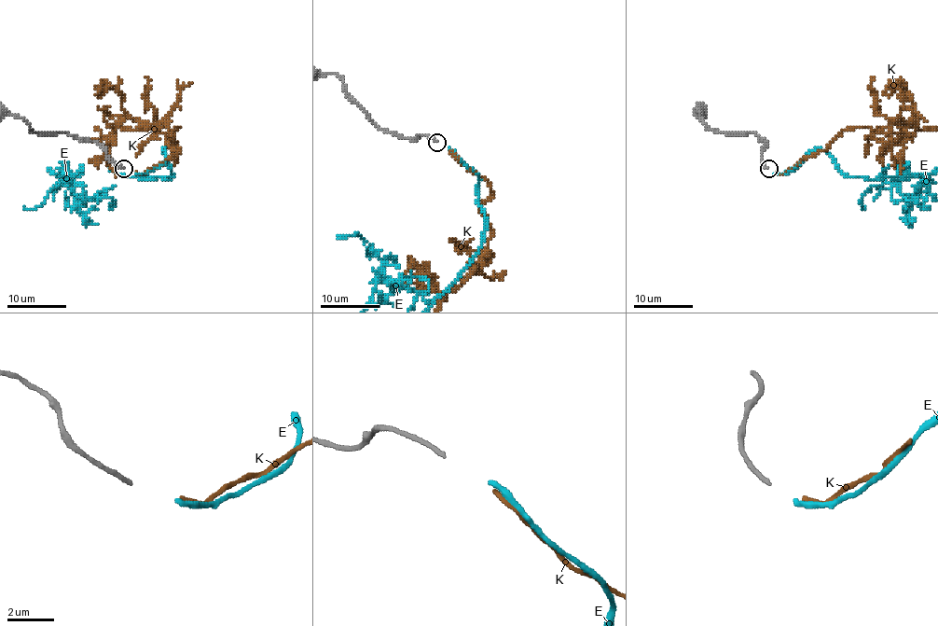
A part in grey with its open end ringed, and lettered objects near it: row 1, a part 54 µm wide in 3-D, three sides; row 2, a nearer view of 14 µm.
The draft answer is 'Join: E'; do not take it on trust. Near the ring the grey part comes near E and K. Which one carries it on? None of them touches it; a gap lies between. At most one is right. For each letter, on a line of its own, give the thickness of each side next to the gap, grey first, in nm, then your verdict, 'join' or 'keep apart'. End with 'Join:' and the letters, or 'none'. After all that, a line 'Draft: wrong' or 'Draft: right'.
E: calibres 180 and 220 nm; keep apart
K: calibres 180 and 240 nm; join
Join: K
Draft: wrong

